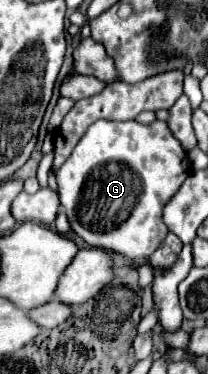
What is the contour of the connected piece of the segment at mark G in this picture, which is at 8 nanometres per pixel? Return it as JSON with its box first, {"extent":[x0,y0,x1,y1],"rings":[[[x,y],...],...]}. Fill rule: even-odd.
{"extent":[56,120,188,260],"rings":[[[98,120],[82,136],[70,158],[56,170],[56,182],[60,204],[64,206],[74,234],[94,248],[116,252],[132,260],[144,260],[164,242],[168,234],[168,228],[162,222],[164,206],[178,192],[188,172],[188,156],[182,144],[172,136],[166,122],[154,120],[152,124],[140,124],[136,120]]]}

